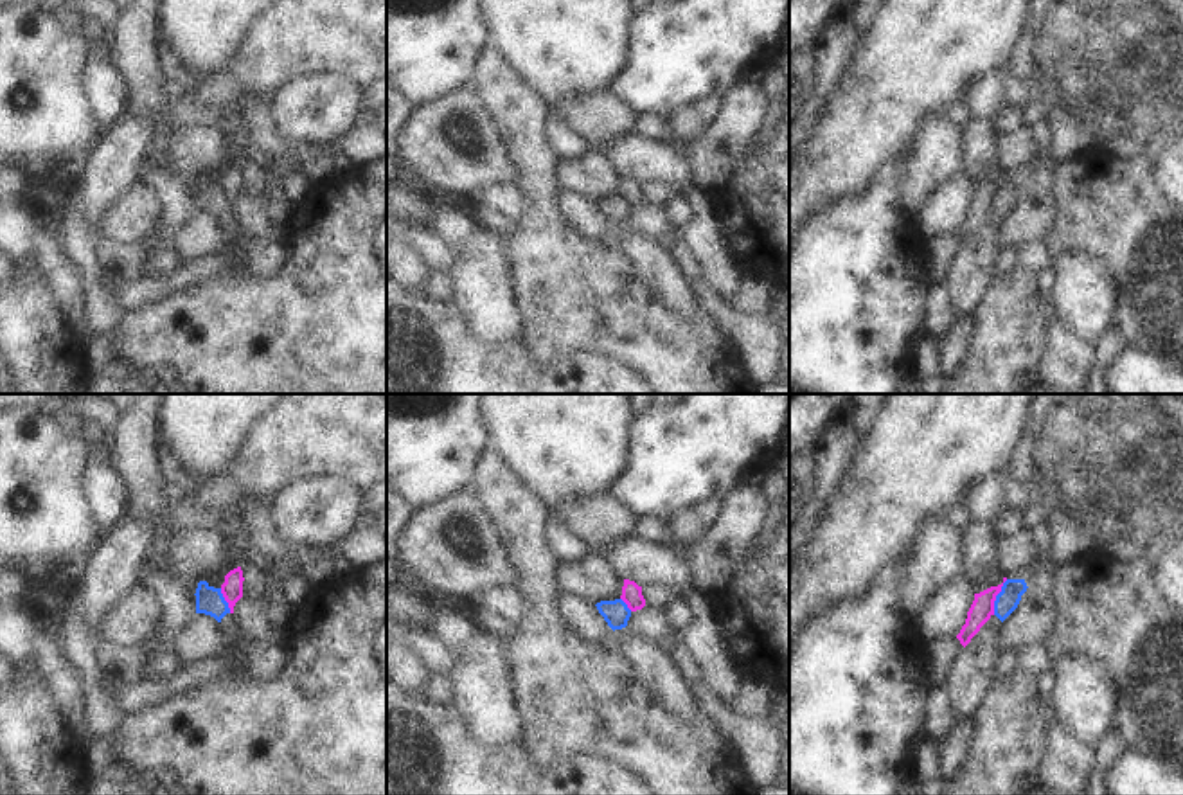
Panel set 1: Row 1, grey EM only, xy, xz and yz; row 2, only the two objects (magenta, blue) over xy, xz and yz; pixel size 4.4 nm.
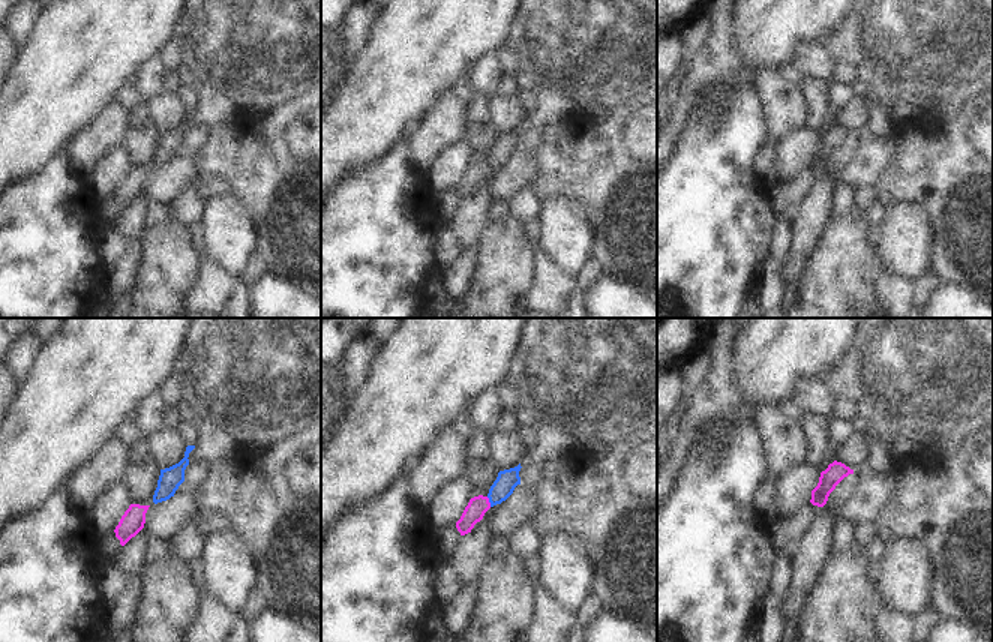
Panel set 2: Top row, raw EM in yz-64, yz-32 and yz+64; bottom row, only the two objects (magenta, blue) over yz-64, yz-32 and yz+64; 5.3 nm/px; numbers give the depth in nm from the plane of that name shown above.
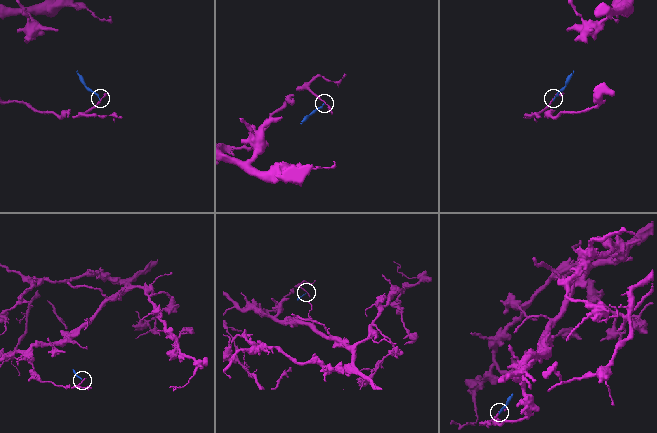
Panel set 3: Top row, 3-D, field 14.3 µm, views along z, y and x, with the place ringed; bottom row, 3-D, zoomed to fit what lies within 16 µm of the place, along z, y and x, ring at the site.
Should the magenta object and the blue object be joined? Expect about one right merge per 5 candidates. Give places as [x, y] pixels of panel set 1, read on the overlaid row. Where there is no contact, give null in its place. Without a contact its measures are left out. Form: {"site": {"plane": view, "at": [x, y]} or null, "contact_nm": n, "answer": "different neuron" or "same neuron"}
{"site": {"plane": "yz", "at": [995, 598]}, "contact_nm": 170, "answer": "different neuron"}

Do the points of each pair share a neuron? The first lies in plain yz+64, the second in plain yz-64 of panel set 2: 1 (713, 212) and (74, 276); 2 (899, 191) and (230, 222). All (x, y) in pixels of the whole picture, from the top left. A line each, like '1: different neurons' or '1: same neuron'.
1: same neuron
2: different neurons

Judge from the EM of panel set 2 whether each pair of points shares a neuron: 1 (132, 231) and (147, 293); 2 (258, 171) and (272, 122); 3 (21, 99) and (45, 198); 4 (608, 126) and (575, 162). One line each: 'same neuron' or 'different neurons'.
1: different neurons
2: same neuron
3: different neurons
4: same neuron

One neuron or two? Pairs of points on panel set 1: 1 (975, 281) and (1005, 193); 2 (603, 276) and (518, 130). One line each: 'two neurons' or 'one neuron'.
1: one neuron
2: one neuron

